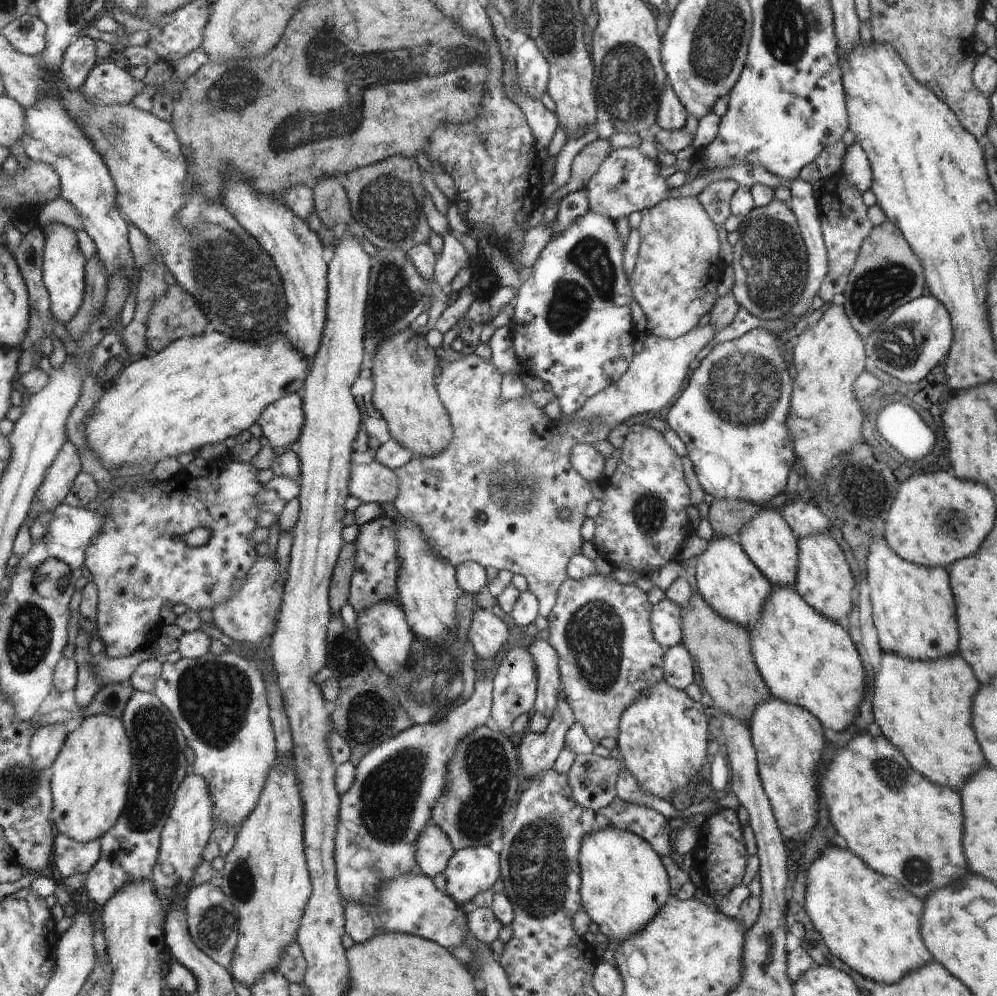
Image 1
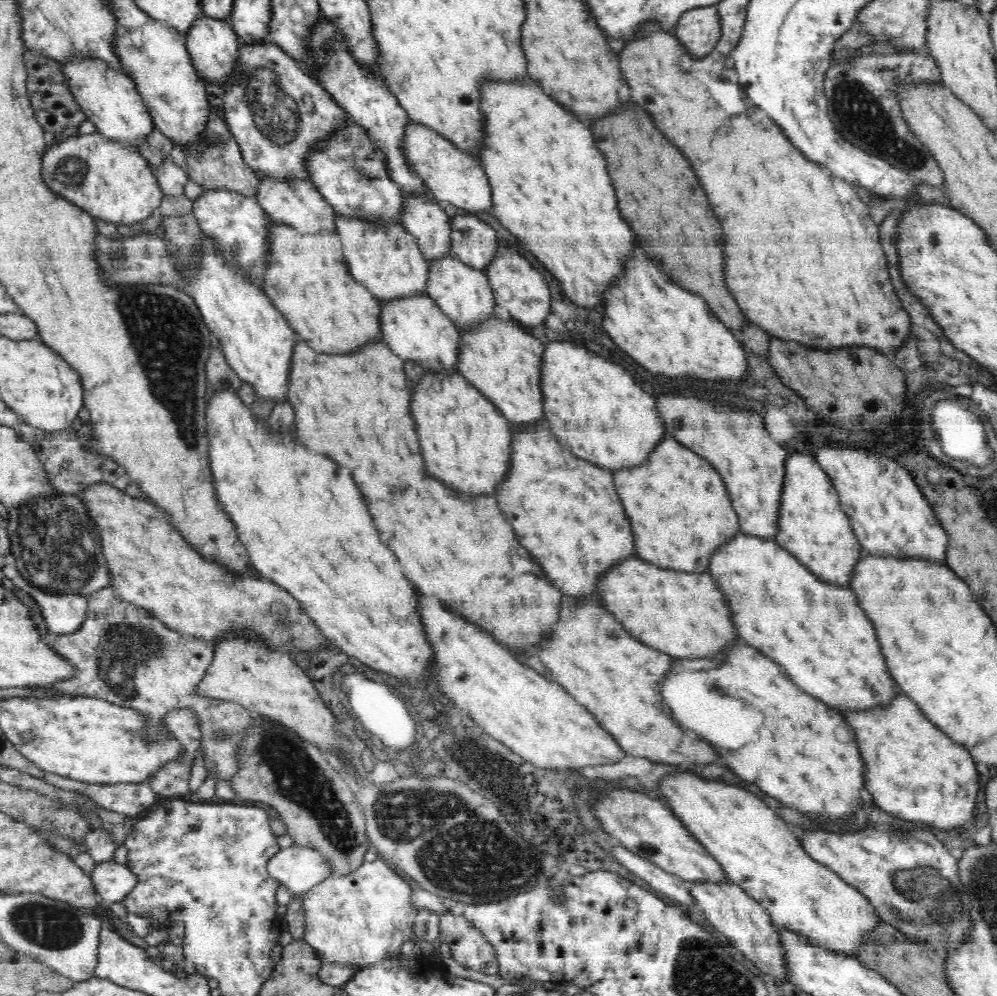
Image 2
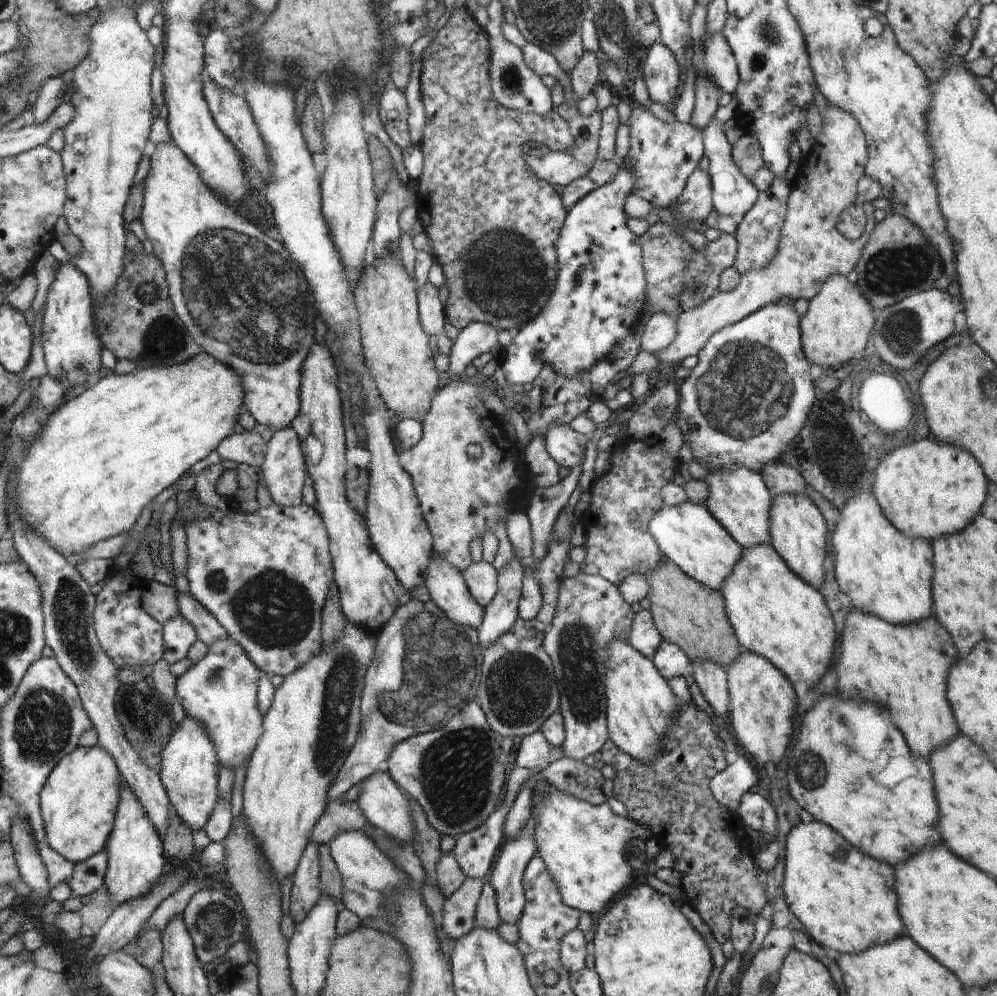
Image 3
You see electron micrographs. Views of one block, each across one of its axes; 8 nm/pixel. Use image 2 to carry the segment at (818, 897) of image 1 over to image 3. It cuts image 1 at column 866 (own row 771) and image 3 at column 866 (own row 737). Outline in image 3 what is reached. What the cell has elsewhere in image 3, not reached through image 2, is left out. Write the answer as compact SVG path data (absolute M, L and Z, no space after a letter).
M812 822L792 827L786 836L784 856L786 904L804 925L806 933L834 955L862 954L872 946L902 937L906 924L899 913L895 868L854 850L838 831Z

